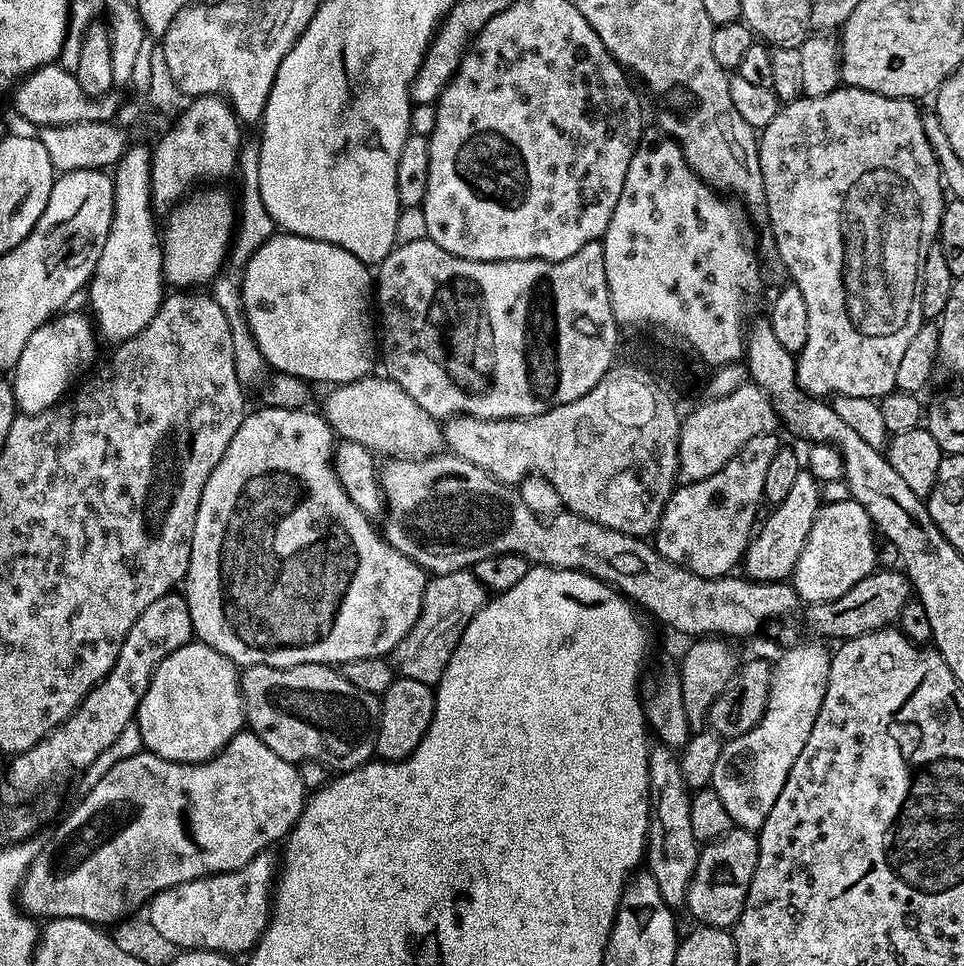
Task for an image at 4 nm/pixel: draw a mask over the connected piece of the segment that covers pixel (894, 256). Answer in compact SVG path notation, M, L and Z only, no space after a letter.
M841 86L836 88L830 94L825 96L805 96L801 95L798 100L787 101L781 107L780 111L774 114L774 118L770 118L770 122L759 133L758 143L760 146L760 169L762 170L762 182L766 190L766 206L768 207L767 227L772 227L771 243L776 245L776 256L778 260L784 263L784 268L789 272L791 283L798 286L798 290L802 290L802 298L806 298L806 315L807 315L807 333L806 346L802 346L802 350L796 356L796 382L800 385L802 391L808 393L809 396L817 398L835 398L838 396L849 396L850 398L870 398L879 401L881 398L888 396L891 392L896 391L896 383L894 378L898 371L898 365L902 354L906 351L906 346L910 346L910 342L914 339L914 334L918 334L920 325L925 323L922 314L922 294L920 293L920 271L926 262L926 254L937 243L940 234L940 219L944 213L946 203L946 189L940 178L940 167L934 158L934 150L930 146L930 142L926 138L926 130L922 126L921 109L916 109L917 105L911 100L899 100L898 98L890 98L882 94L874 94L870 90L862 90L861 88L850 88Z

